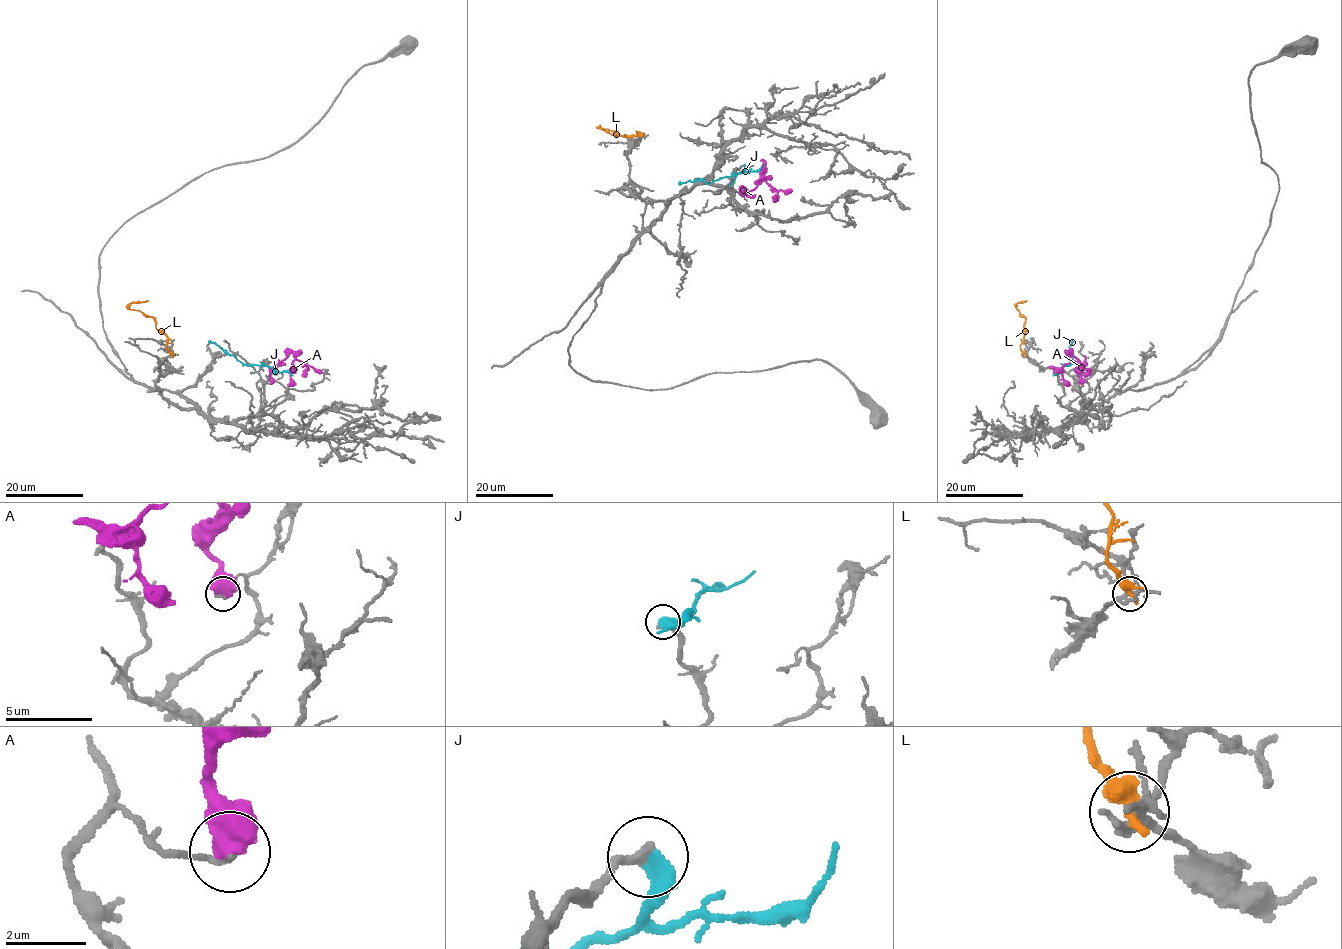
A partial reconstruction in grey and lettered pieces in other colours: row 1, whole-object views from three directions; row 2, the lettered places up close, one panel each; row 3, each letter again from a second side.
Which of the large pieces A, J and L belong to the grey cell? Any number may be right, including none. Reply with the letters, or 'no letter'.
J

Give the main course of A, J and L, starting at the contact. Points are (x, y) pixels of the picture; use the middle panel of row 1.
A: (741, 192), (739, 190), (750, 191), (765, 180), (761, 173), (757, 181)
J: (744, 165), (740, 173), (709, 183), (688, 180), (678, 184)
L: (641, 135), (636, 131), (637, 135), (618, 136), (599, 127), (618, 137)

